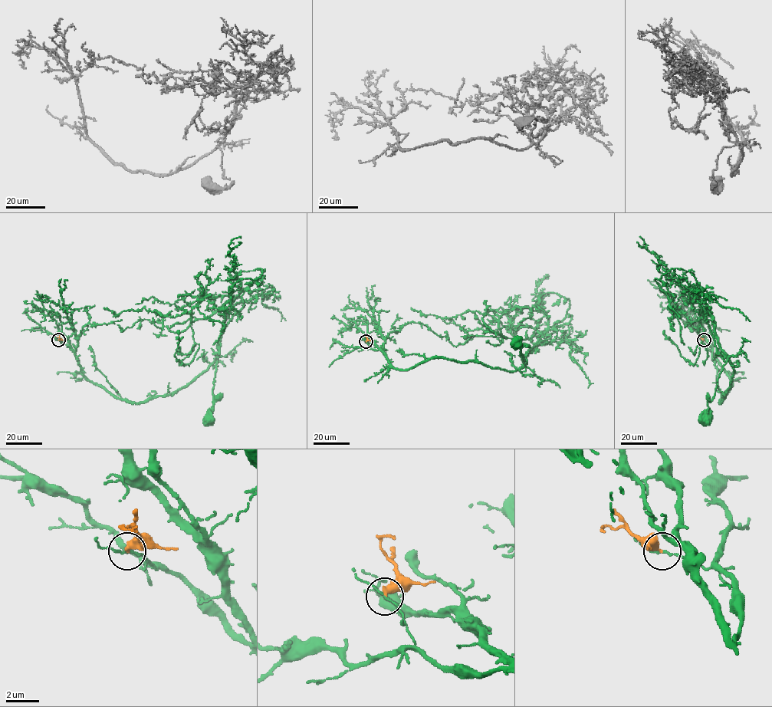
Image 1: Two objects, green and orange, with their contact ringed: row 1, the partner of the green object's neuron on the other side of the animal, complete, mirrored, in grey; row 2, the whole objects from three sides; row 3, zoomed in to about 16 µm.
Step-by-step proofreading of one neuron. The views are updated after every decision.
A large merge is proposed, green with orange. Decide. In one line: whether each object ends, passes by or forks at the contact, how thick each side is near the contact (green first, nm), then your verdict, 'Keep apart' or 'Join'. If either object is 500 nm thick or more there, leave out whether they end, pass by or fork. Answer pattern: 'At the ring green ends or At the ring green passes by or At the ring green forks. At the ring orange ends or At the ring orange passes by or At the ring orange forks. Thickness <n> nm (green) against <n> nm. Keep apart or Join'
At the ring green passes by. At the ring orange ends. Thickness 120 nm (green) against 380 nm. Keep apart

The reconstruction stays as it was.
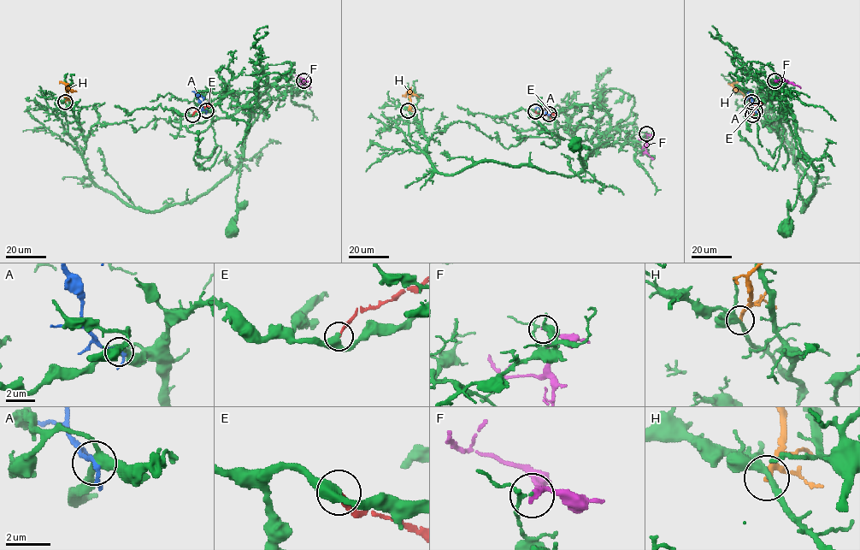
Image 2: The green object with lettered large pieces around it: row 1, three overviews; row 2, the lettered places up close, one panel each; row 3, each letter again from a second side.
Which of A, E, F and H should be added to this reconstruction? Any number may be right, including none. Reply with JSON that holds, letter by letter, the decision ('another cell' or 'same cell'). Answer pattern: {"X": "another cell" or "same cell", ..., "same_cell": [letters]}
{"A": "another cell", "E": "another cell", "F": "another cell", "H": "another cell", "same_cell": []}

